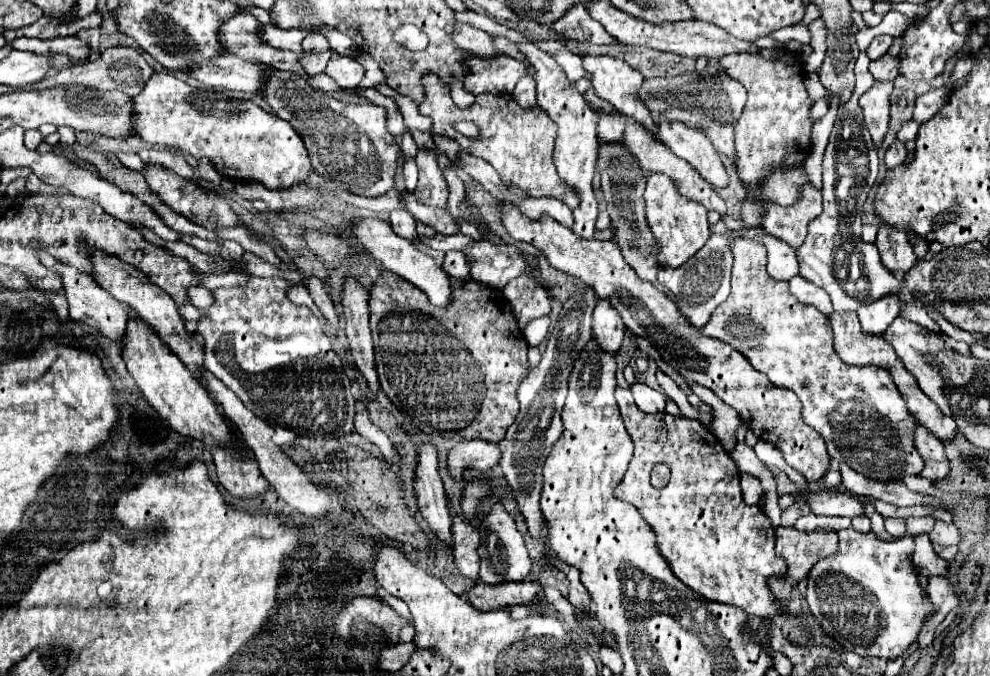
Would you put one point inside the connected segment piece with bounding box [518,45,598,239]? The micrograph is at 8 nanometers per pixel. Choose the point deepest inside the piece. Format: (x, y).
(575, 153)

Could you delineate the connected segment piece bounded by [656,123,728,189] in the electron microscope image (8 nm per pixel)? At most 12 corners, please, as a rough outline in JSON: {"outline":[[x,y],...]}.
{"outline":[[684,123],[660,127],[658,141],[716,189],[728,175],[708,137]]}

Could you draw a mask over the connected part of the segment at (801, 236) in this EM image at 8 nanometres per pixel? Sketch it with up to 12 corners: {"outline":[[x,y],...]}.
{"outline":[[800,185],[798,201],[762,205],[766,233],[794,249],[822,213],[822,193]]}

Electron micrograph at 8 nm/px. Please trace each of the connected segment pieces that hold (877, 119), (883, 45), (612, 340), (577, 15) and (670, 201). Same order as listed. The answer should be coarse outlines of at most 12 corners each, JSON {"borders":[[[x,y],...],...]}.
{"borders":[[[892,83],[862,95],[866,127],[880,145],[888,133]],[[880,35],[870,43],[868,57],[882,57],[892,45],[890,35]],[[606,297],[598,299],[592,335],[618,351],[626,325]],[[572,5],[552,29],[576,41],[614,43],[604,27]],[[666,175],[648,177],[658,263],[680,267],[710,237],[708,211]]]}

